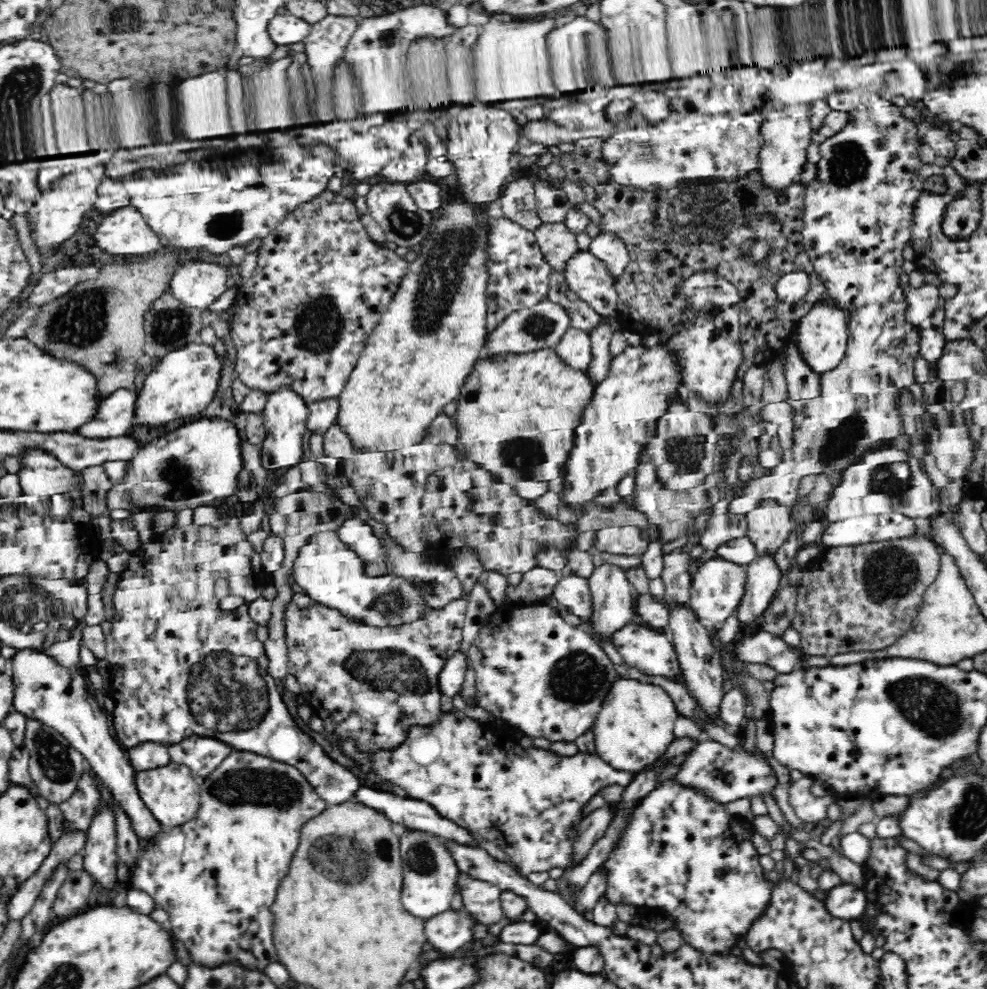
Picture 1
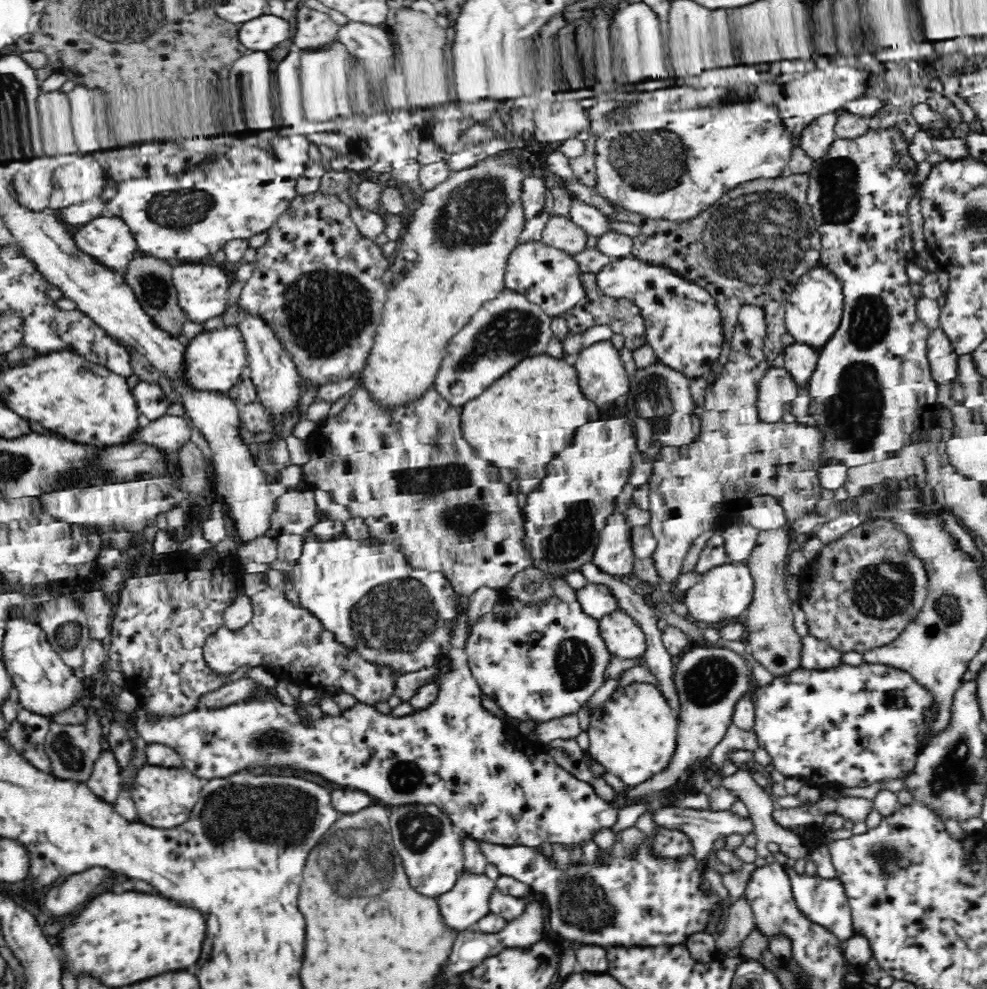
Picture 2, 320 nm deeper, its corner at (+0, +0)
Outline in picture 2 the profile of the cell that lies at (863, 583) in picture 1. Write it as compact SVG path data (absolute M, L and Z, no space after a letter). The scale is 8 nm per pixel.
M876 518L823 545L819 556L809 561L799 579L799 605L805 612L808 635L827 642L834 650L866 652L892 643L924 606L929 576L924 561L914 554L910 537L896 521Z

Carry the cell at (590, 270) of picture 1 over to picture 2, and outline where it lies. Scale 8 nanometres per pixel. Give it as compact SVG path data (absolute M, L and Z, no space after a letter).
M633 257L612 260L600 272L592 276L594 284L604 295L632 300L639 308L642 308L647 343L654 349L660 363L682 374L688 380L709 376L712 367L720 358L724 340L726 340L721 312L710 292L706 292L706 289L700 288L698 284L690 283L674 275L668 269L648 266Z

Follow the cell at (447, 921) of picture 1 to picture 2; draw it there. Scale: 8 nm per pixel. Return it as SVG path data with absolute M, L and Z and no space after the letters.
M464 872L450 892L436 900L441 922L450 931L464 932L488 913L489 898L495 882L485 874Z

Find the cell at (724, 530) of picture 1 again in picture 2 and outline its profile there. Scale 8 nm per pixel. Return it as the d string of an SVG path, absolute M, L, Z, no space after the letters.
M743 523L742 526L731 525L724 529L724 543L730 562L744 564L747 562L750 551L756 544L758 529Z

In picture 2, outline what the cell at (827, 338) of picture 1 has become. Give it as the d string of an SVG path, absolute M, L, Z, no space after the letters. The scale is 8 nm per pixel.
M823 267L816 268L804 274L788 296L784 307L787 332L792 334L796 343L807 344L820 351L840 328L844 306L842 285Z

